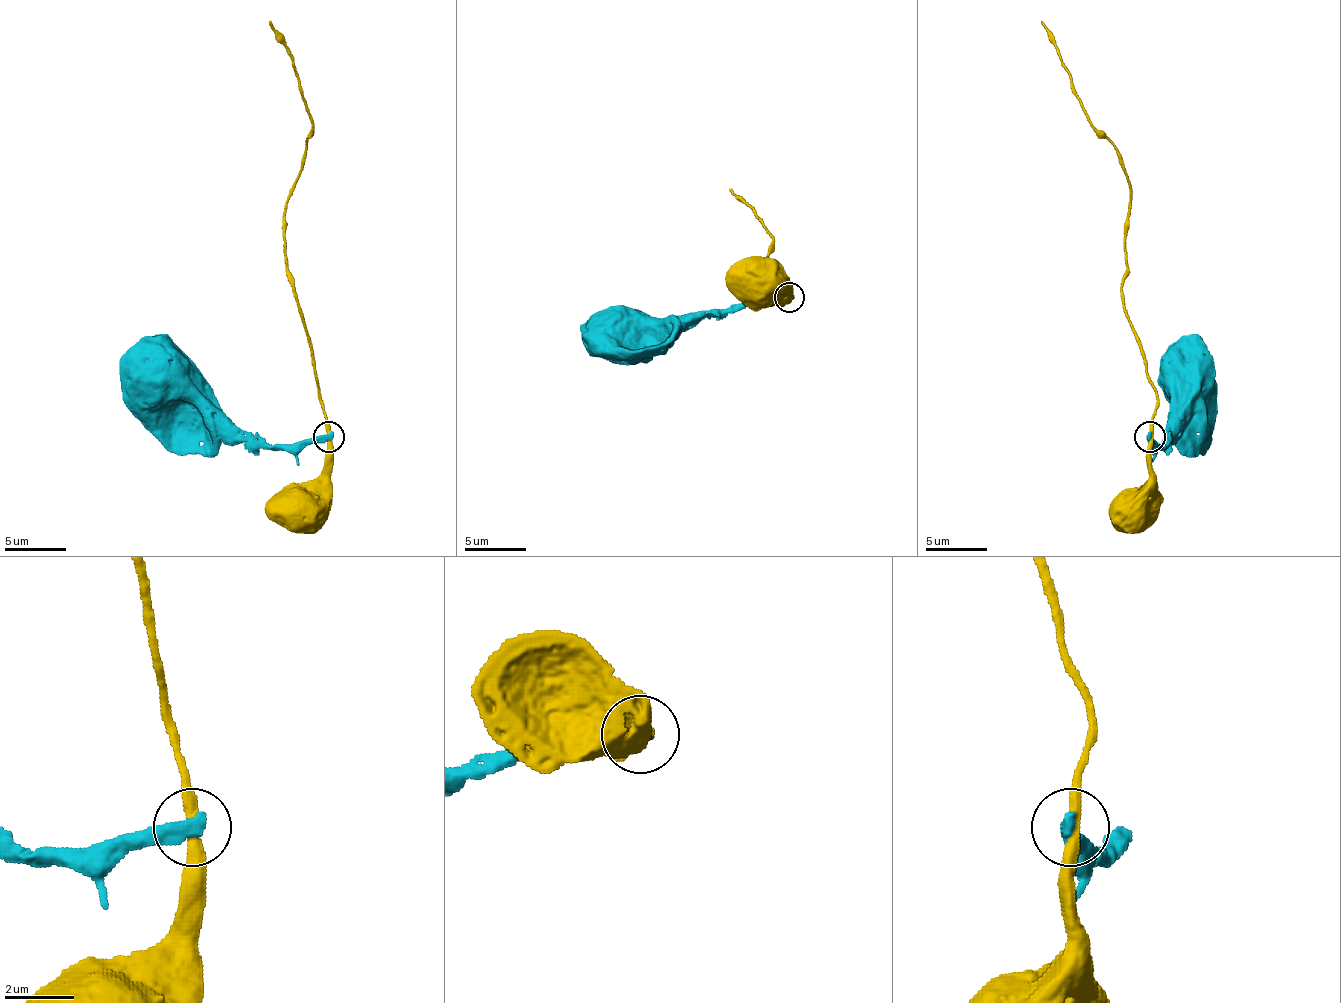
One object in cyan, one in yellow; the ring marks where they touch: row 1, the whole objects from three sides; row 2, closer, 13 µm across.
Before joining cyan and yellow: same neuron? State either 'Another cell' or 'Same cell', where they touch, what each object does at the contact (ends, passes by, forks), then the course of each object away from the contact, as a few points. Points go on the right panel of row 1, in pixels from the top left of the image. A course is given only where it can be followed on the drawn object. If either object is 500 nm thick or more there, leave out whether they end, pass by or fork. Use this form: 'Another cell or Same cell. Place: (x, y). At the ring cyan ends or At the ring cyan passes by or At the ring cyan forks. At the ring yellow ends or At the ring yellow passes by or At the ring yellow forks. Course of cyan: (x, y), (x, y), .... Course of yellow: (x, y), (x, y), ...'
Another cell. Place: (1150, 437). At the ring cyan ends. At the ring yellow passes by. Course of cyan: (1150, 436), (1156, 445), (1163, 442), (1172, 393), (1184, 384). Course of yellow: (1150, 436), (1147, 500), (1129, 515), (1129, 509)

